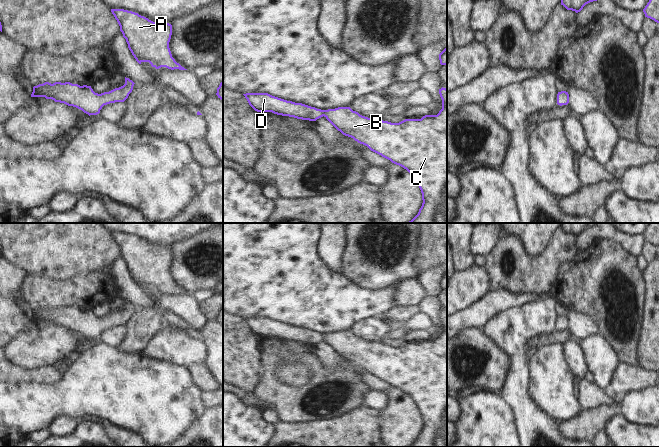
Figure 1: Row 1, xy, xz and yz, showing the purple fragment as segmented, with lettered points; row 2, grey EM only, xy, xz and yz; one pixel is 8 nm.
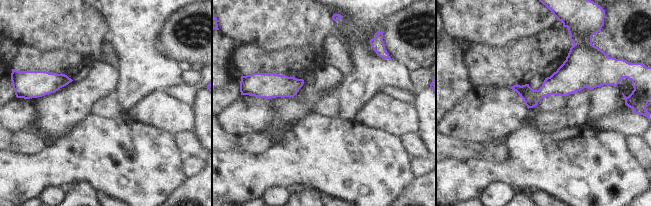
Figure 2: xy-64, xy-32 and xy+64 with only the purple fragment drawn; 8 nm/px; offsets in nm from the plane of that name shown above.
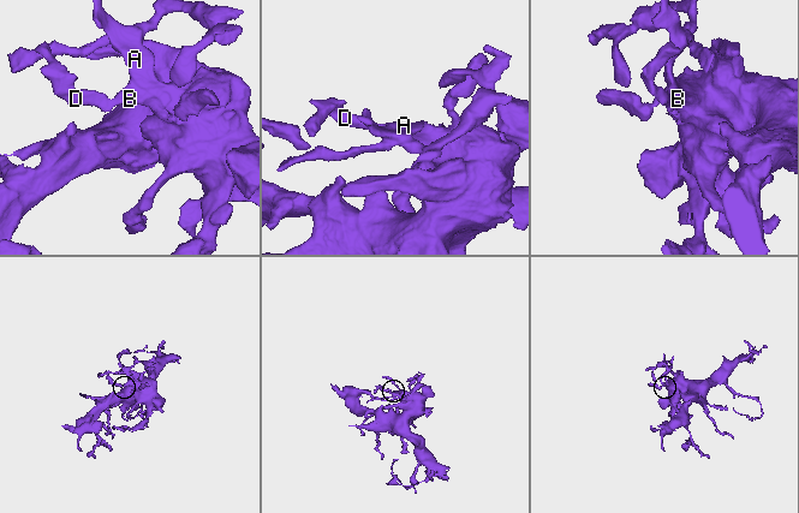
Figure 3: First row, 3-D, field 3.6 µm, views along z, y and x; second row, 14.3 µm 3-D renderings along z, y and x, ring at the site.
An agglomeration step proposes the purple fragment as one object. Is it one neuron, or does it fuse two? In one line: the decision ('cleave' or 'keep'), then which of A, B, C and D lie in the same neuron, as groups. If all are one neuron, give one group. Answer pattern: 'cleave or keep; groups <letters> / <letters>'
keep; groups A B C D

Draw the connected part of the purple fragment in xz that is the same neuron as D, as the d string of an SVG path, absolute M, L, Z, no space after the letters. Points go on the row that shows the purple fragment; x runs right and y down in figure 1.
M439 89L442 109L437 115L425 115L421 119L405 119L399 123L371 119L353 111L350 107L321 110L302 103L287 101L268 93L243 94L257 112L316 121L325 117L343 135L353 138L371 151L390 160L411 173L422 193L422 206L408 223L447 223L447 89Z

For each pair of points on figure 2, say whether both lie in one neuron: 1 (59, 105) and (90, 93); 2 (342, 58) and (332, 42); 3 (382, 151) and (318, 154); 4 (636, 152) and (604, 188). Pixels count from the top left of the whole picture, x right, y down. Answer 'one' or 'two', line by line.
1: one
2: one
3: one
4: two

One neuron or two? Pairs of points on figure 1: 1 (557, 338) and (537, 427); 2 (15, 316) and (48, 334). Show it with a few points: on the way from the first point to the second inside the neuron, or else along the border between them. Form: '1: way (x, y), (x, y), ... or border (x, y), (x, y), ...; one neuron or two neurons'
1: border (557, 328), (550, 333), (534, 337), (530, 340); two neurons
2: border (32, 321), (12, 339); two neurons

